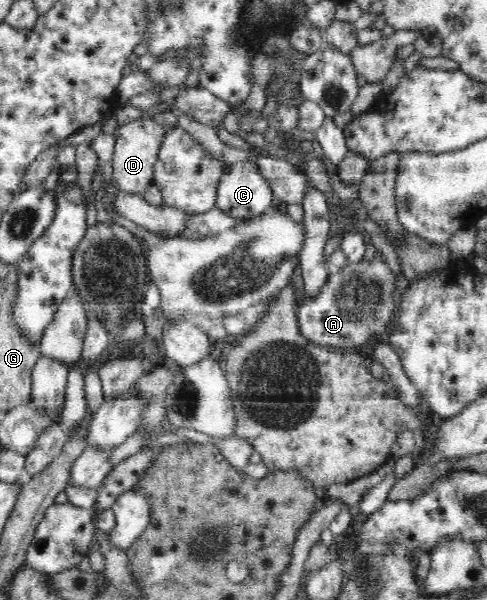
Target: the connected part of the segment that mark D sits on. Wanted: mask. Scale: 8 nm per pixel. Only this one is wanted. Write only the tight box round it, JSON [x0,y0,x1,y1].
[112,116,166,195]

